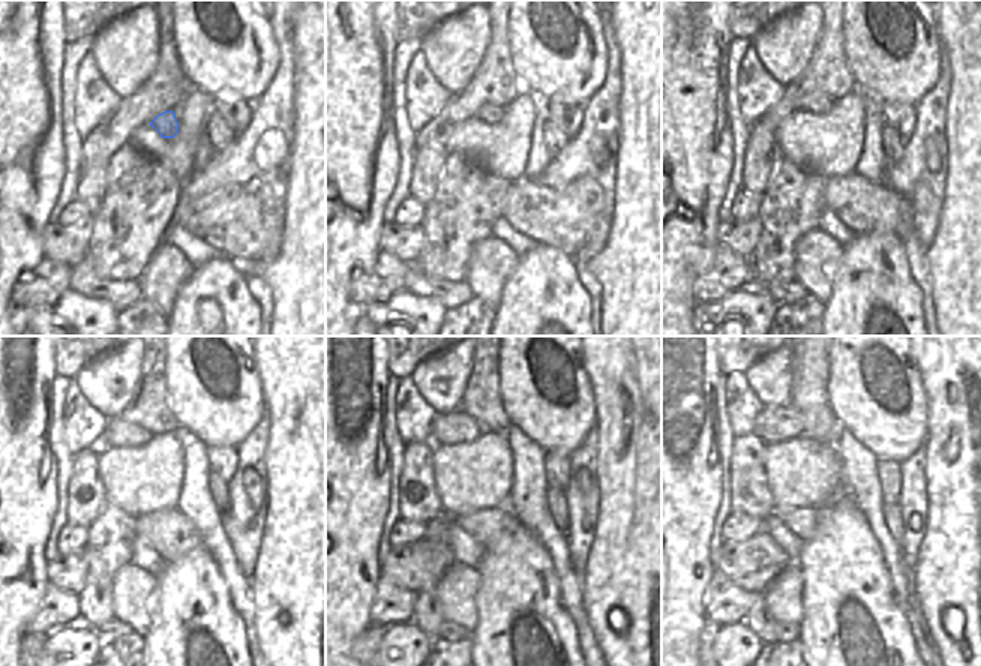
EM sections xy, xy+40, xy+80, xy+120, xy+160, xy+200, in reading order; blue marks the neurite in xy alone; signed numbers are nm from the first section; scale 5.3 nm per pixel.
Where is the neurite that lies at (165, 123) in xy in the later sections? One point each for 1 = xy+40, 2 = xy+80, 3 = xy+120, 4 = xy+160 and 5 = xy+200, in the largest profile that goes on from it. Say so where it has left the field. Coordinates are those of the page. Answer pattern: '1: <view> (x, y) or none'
1: xy+40 (489, 113)
2: xy+80 (812, 102)
3: xy+120 (120, 432)
4: xy+160 (456, 426)
5: xy+200 (776, 423)

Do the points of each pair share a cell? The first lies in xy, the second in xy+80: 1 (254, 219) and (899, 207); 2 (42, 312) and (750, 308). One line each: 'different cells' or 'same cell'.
1: same cell
2: same cell

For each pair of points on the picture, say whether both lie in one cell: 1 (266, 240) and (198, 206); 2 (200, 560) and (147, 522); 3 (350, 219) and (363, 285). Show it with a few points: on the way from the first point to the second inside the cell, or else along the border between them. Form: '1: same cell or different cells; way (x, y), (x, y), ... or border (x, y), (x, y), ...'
1: same cell; way (249, 225), (243, 219), (215, 216)
2: different cells; border (201, 545), (176, 560), (167, 561)
3: different cells; border (371, 270), (353, 278), (350, 284), (351, 308)

